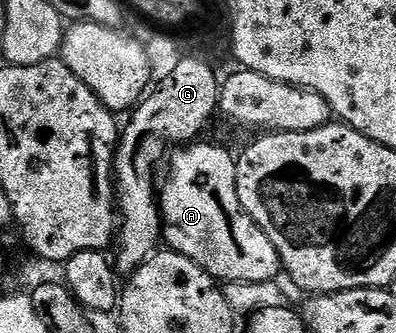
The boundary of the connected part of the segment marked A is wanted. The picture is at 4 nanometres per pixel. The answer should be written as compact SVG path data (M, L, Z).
M204 141L173 149L167 159L168 175L163 175L158 190L162 238L167 249L194 260L210 277L224 284L276 282L282 274L280 257L266 232L254 224L238 200L234 154Z

